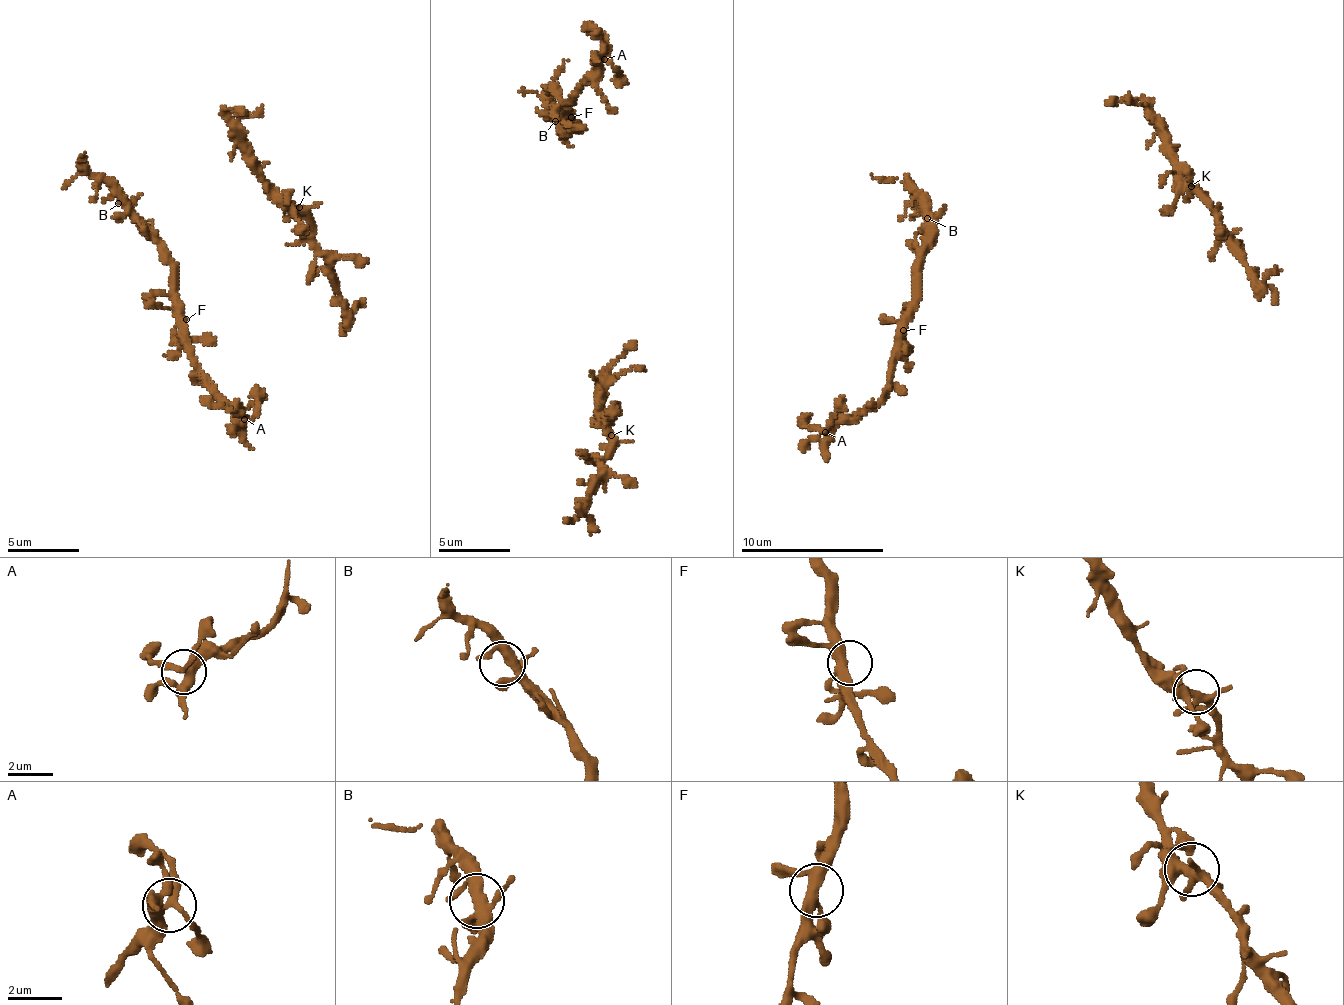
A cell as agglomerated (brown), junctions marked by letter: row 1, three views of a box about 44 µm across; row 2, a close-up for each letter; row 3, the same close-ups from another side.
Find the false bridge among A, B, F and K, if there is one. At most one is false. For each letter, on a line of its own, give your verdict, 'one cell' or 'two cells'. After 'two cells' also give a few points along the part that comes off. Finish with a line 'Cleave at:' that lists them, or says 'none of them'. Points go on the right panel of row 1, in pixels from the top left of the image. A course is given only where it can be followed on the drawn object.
A: two cells; course (825, 433), (809, 430), (806, 415)
B: one cell
F: one cell
K: one cell
Cleave at: A

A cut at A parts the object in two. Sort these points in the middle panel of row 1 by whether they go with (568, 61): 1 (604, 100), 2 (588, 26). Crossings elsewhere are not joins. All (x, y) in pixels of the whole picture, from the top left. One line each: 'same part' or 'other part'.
1: same part
2: other part

